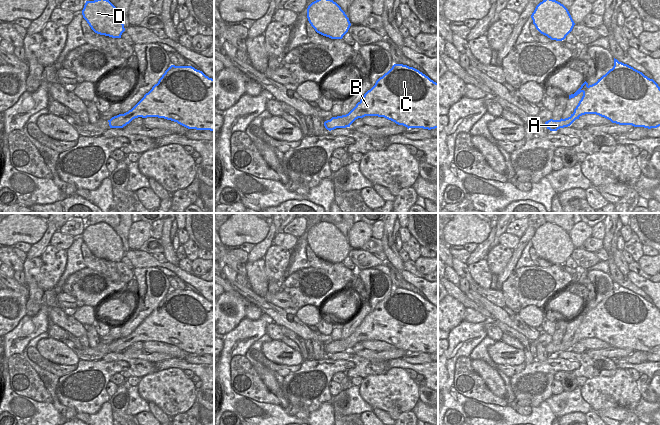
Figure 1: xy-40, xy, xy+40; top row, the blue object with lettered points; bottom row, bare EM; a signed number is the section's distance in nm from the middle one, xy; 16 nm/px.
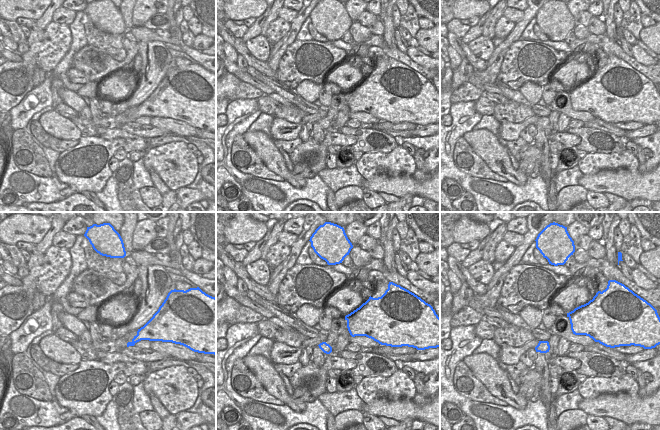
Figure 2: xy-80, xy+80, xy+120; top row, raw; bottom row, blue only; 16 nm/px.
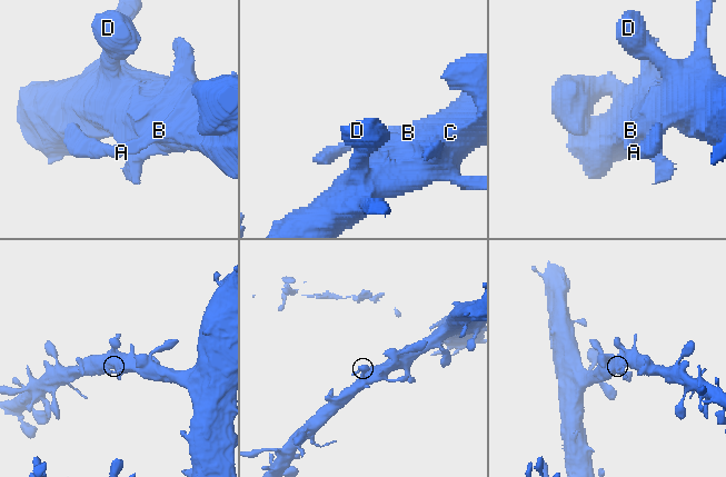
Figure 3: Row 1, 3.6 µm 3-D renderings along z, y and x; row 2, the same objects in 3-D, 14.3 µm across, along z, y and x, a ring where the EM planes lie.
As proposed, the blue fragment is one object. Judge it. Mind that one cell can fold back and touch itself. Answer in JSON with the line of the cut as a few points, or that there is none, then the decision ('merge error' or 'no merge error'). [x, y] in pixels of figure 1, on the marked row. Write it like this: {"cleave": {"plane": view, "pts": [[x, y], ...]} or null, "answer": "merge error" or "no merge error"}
{"cleave": null, "answer": "no merge error"}

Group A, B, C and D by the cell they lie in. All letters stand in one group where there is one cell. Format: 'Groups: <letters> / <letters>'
Groups: A B C D

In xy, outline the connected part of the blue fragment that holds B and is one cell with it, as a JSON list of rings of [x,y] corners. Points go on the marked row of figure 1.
[[[394,64],[346,115],[324,122],[327,130],[346,128],[358,118],[384,117],[409,128],[438,128],[438,83],[419,70]]]

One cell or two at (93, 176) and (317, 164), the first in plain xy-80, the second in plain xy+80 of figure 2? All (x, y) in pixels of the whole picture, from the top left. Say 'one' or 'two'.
one

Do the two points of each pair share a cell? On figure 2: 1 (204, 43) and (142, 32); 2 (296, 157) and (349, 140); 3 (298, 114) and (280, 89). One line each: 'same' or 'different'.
1: different
2: same
3: different

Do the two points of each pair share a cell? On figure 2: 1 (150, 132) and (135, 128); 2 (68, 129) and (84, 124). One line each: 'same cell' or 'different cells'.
1: same cell
2: different cells

